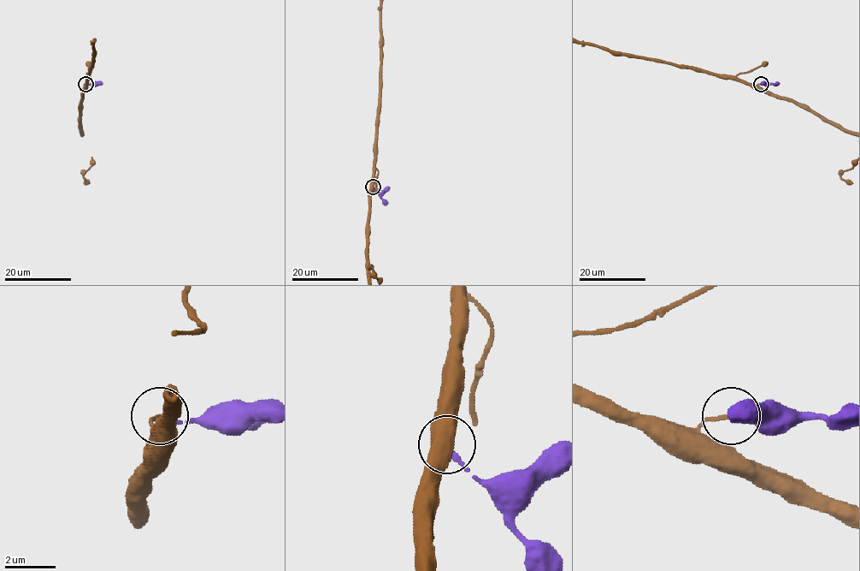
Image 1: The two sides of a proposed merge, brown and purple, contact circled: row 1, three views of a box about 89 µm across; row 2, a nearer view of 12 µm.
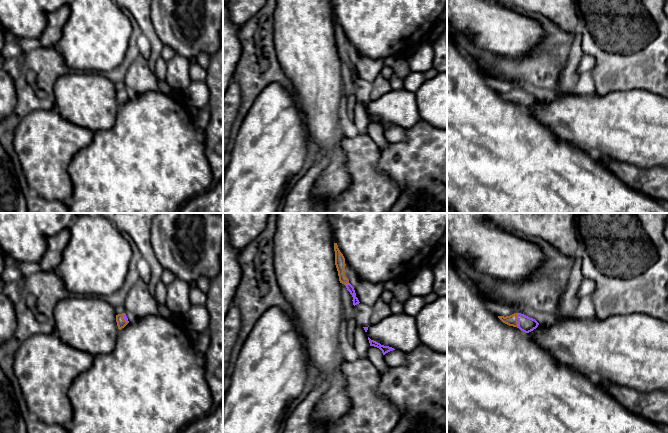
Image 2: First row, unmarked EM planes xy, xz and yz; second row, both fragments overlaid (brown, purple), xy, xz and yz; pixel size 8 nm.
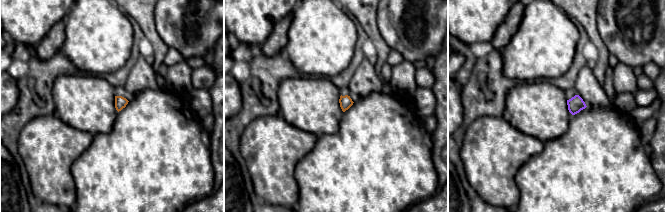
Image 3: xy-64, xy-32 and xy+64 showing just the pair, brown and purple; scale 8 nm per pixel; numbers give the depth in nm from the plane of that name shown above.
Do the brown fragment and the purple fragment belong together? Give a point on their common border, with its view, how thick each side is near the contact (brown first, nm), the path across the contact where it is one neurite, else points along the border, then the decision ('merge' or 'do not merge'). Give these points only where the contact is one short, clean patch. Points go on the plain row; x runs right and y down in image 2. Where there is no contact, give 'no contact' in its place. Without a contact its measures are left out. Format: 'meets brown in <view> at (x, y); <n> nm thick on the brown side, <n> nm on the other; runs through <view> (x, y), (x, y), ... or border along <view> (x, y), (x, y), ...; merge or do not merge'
meets brown in yz at (517, 96); 90 nm thick on the brown side, 130 nm on the other; runs through yz (511, 96), (517, 96), (526, 100); merge

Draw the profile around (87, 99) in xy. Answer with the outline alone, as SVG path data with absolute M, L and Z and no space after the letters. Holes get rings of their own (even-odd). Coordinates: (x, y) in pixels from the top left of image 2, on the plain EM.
M69 72L59 77L54 84L55 109L69 122L89 129L93 133L114 126L119 105L115 84L105 73Z

